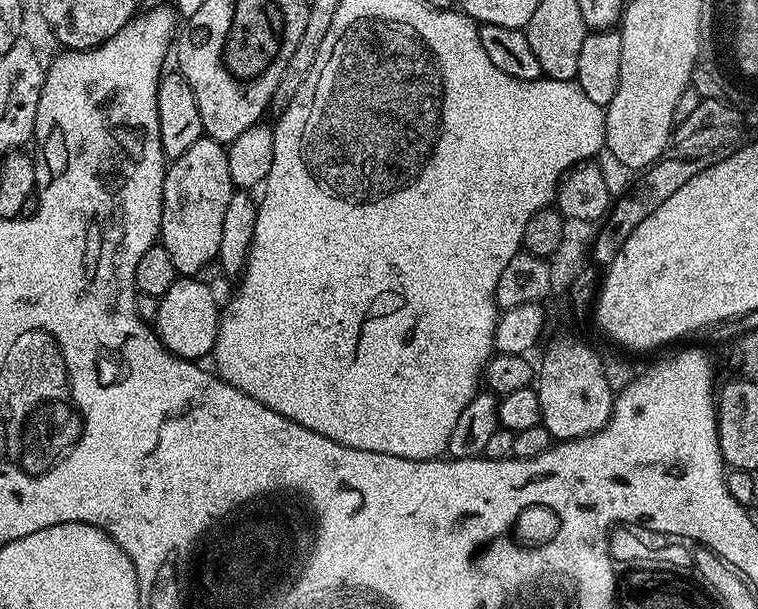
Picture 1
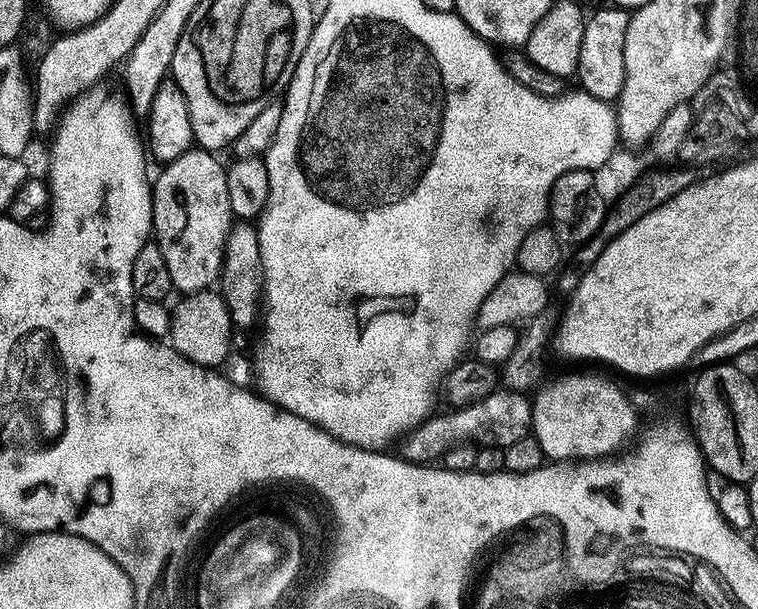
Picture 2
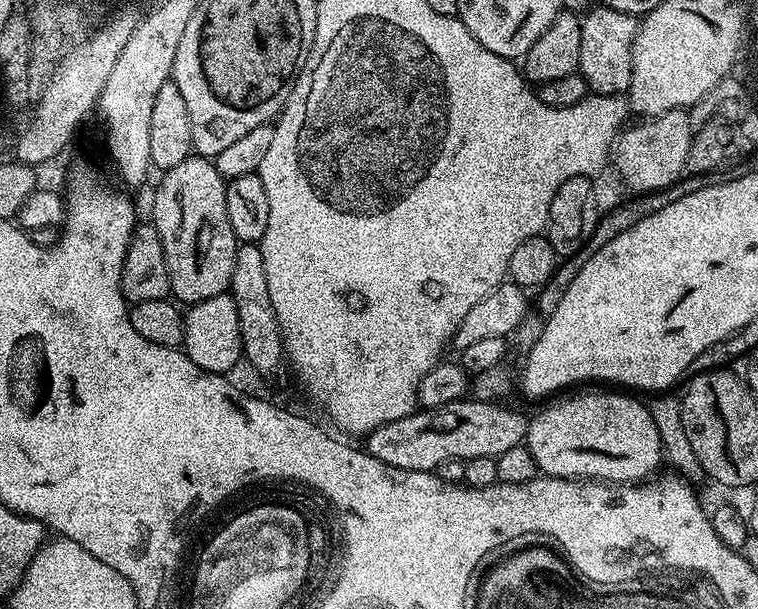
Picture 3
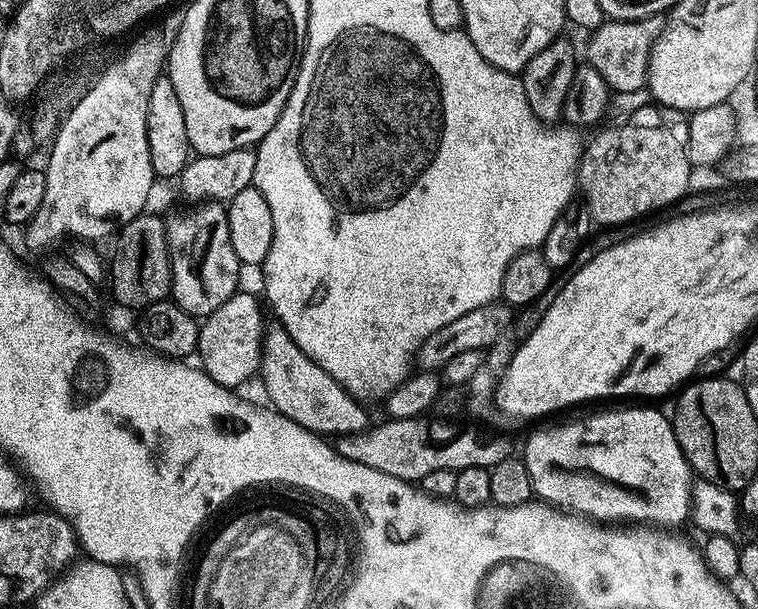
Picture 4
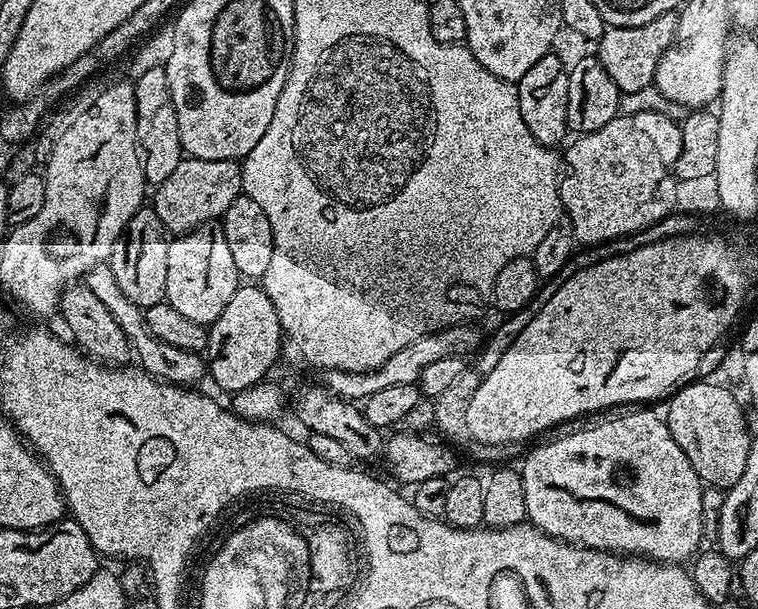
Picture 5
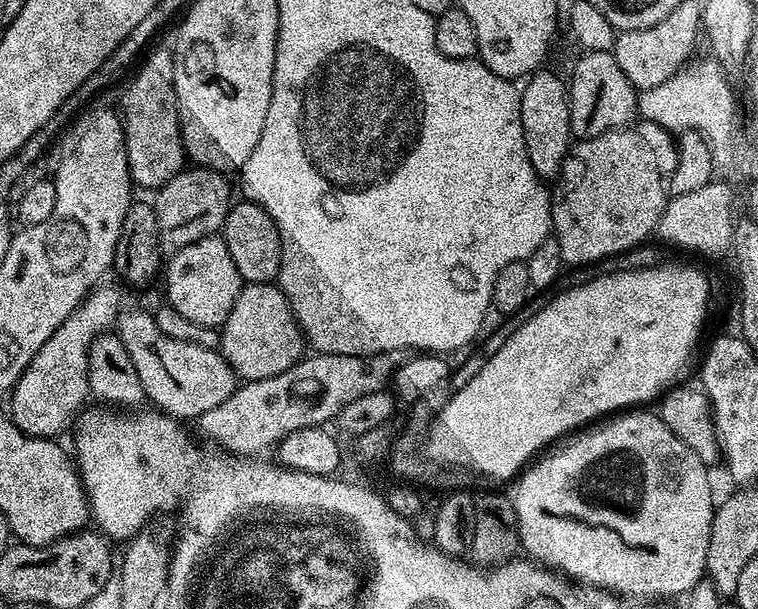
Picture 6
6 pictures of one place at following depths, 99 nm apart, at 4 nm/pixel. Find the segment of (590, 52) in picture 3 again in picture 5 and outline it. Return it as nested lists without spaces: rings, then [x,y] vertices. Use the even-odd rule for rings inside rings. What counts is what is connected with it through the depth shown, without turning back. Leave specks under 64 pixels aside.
[[[675,11],[662,14],[642,26],[605,27],[602,38],[595,45],[594,55],[606,70],[606,74],[614,78],[614,86],[618,86],[620,93],[653,87],[658,64],[674,42],[679,22],[680,13]]]

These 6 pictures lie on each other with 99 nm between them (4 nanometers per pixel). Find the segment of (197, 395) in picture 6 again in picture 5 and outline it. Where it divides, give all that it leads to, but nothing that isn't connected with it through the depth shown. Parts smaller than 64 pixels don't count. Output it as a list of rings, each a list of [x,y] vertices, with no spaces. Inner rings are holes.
[[[107,262],[94,266],[82,277],[82,283],[94,292],[99,299],[110,310],[118,325],[128,336],[128,342],[134,349],[135,359],[139,367],[156,377],[157,380],[164,380],[168,384],[177,386],[196,386],[200,379],[205,379],[206,364],[203,359],[195,352],[178,350],[178,346],[166,346],[166,342],[158,342],[150,330],[146,330],[144,321],[144,309],[134,306],[126,294],[122,294],[122,289],[118,287],[118,281],[114,279],[114,270],[110,270]]]

